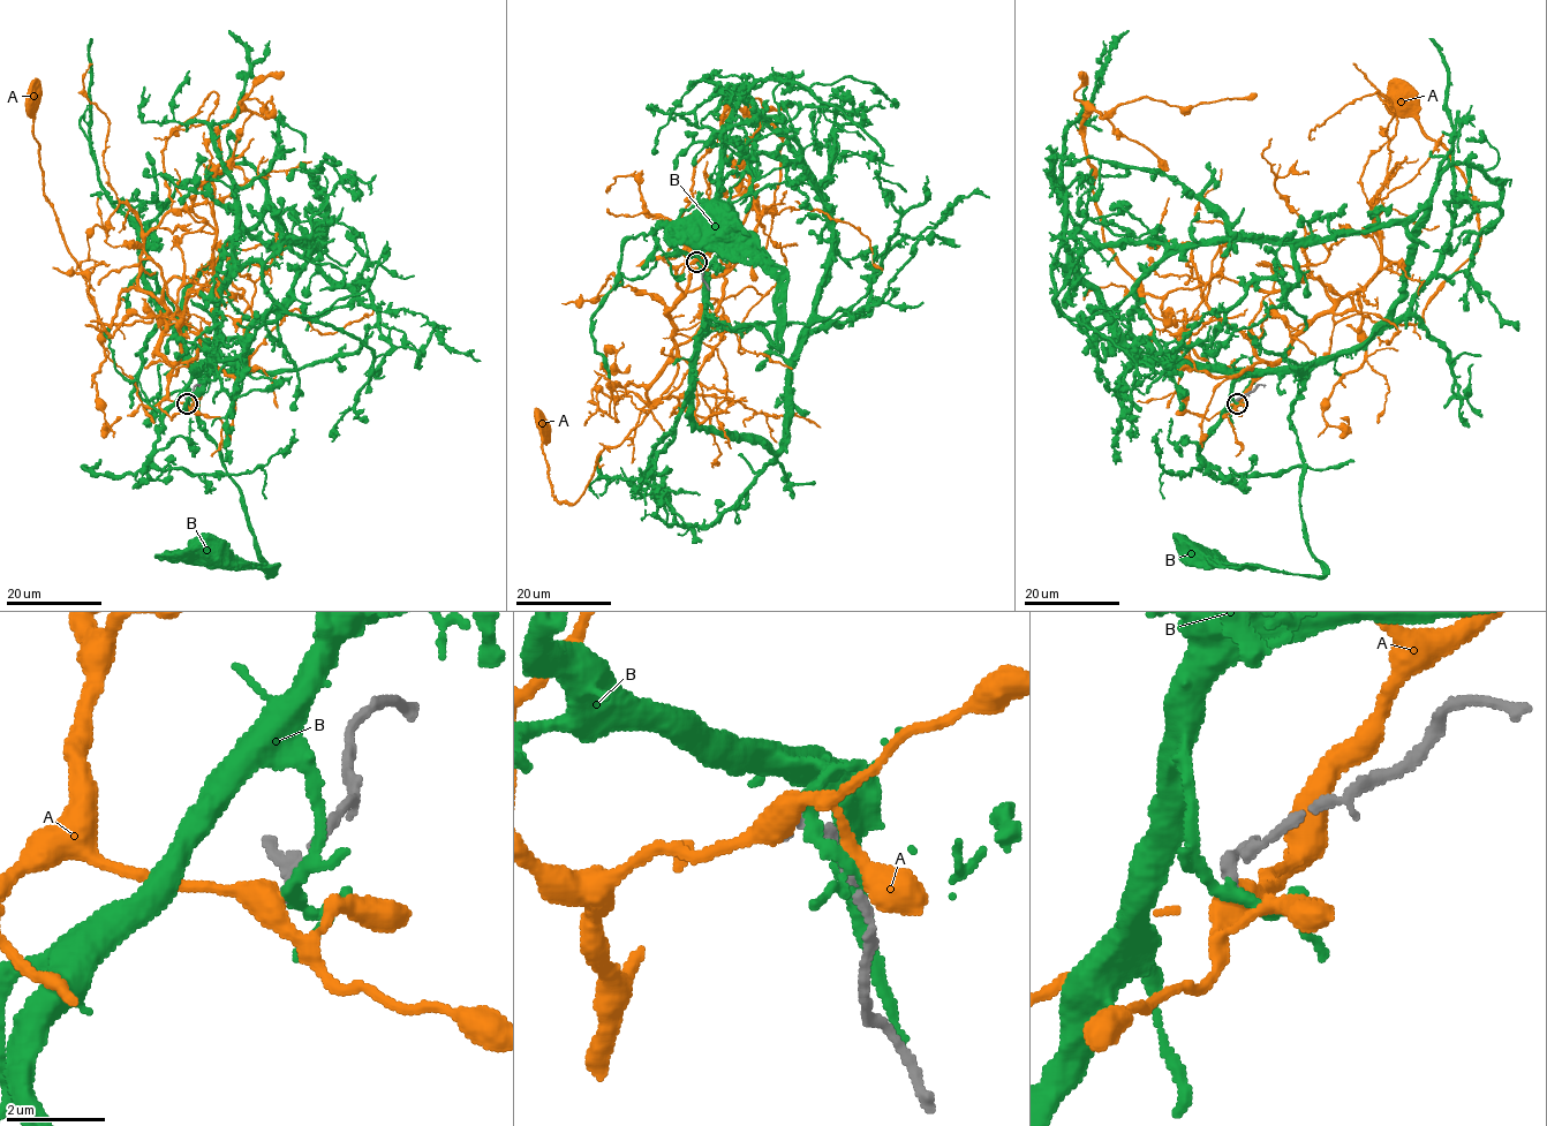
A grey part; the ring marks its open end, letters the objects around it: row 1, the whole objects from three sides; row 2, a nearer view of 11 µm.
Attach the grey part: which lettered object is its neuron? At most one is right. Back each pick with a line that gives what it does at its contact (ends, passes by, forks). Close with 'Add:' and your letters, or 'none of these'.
Add: none of these

